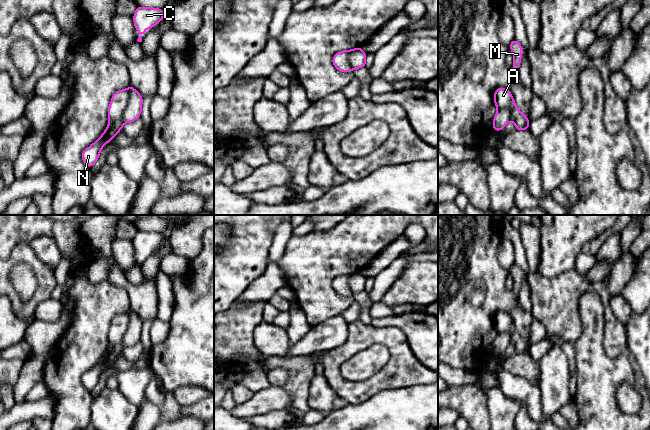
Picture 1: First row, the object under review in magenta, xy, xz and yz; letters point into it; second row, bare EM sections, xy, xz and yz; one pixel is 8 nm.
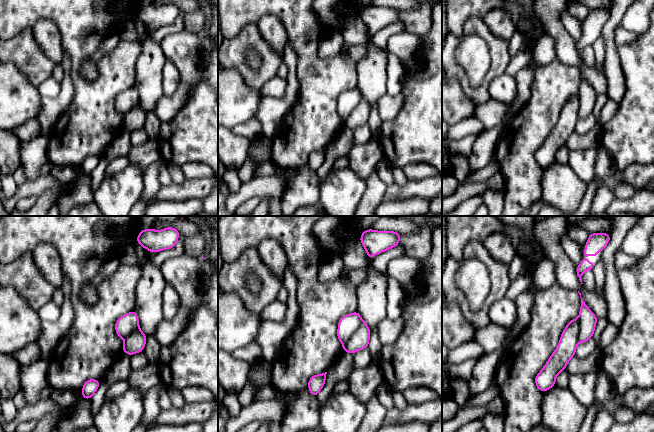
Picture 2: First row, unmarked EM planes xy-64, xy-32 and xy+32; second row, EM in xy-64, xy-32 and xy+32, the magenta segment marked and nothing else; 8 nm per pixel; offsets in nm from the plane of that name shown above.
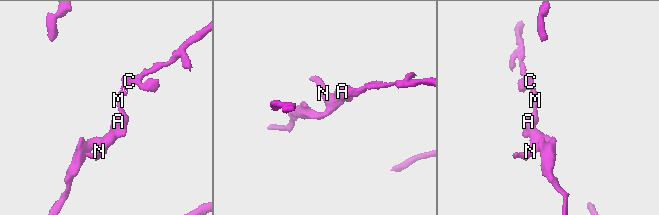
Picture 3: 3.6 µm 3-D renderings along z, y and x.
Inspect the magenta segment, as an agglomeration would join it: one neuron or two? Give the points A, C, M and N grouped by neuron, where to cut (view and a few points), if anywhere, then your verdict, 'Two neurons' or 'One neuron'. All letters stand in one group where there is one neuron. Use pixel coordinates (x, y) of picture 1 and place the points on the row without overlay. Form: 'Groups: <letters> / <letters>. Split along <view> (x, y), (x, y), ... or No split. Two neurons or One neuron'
Groups: A N / C M. Split along xy (127, 312), (129, 325), (122, 340), (122, 348). Two neurons

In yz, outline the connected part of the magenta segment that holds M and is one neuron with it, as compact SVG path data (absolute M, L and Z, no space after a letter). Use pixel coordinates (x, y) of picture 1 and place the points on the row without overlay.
M513 263L509 269L509 272L512 275L513 282L514 282L512 292L515 295L515 297L519 299L519 290L521 287L521 282L522 282L522 277L523 277L522 270L520 269L520 267L516 263Z

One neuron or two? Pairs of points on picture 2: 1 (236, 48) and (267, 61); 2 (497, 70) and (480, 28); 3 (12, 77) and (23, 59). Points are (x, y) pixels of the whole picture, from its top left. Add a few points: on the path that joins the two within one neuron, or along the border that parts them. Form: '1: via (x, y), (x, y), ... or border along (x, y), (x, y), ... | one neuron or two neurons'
1: via (245, 43), (255, 43), (264, 52) | one neuron
2: via (497, 60), (497, 46), (490, 38) | one neuron
3: border along (10, 61), (33, 85) | two neurons

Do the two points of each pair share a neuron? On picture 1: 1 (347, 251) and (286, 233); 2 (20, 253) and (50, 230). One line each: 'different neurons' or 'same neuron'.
1: different neurons
2: different neurons

